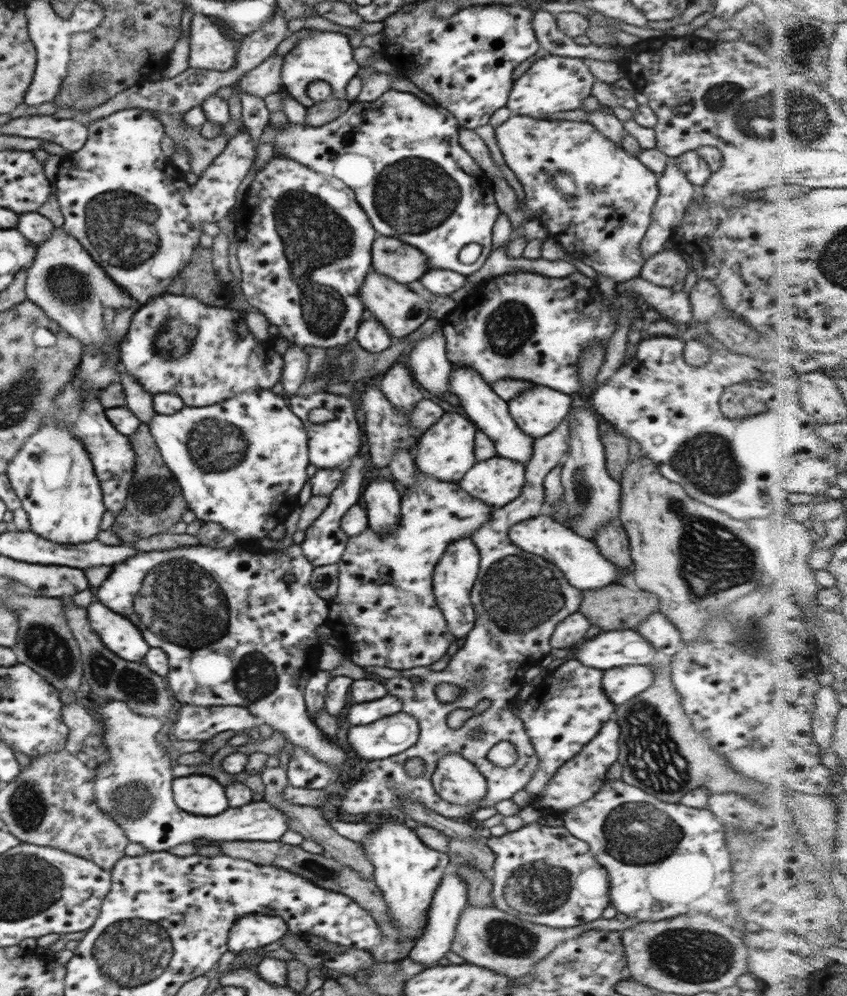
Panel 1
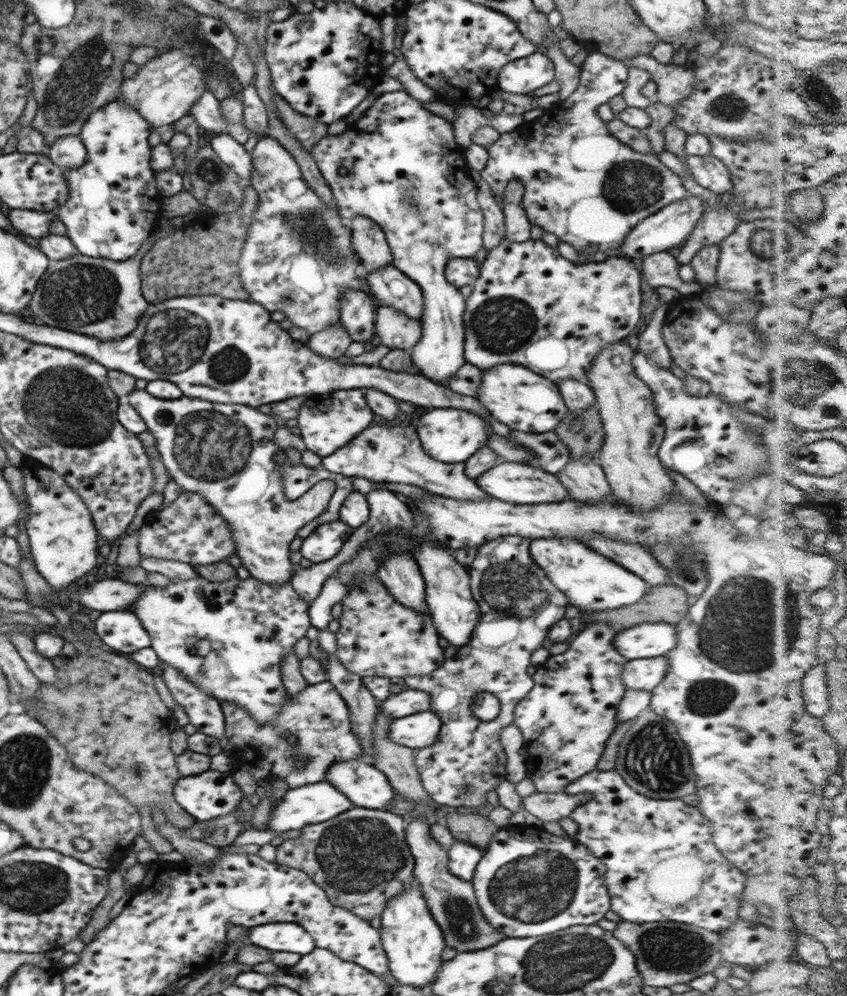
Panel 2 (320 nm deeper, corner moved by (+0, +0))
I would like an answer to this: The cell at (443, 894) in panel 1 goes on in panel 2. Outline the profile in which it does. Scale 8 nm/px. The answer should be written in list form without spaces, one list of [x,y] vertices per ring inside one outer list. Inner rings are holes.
[[[455,840],[447,853],[449,854],[450,872],[459,879],[471,881],[476,865],[482,858],[483,850],[469,842]]]

